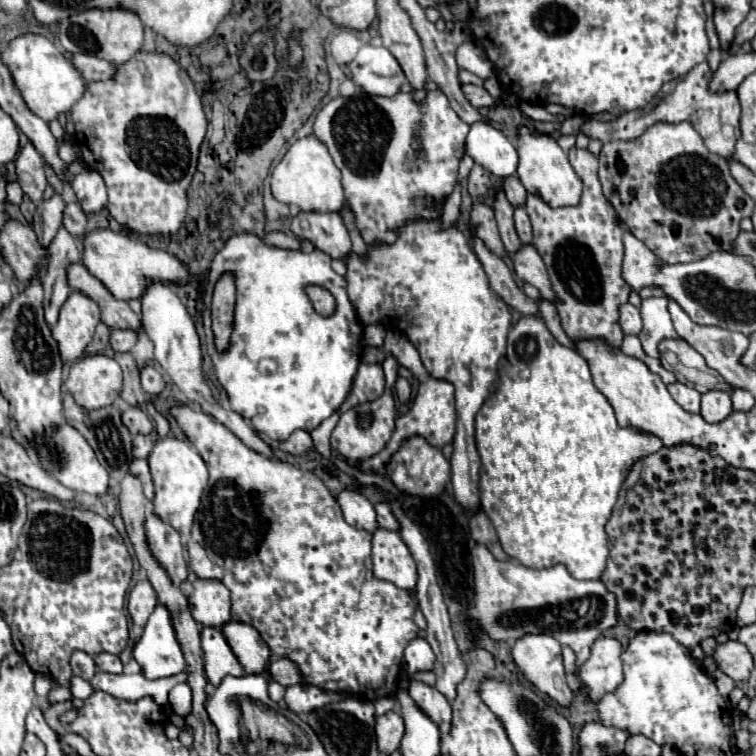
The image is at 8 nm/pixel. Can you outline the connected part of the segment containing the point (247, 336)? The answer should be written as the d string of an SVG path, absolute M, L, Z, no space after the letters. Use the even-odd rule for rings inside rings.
M235 234L231 236L225 246L217 252L217 256L211 262L209 270L209 284L205 292L205 312L203 312L203 324L205 324L205 334L207 334L207 352L213 360L215 366L215 376L219 384L225 388L231 410L245 416L257 432L267 434L269 438L283 442L289 438L291 432L297 428L303 428L307 432L315 430L325 418L329 418L343 400L347 398L353 376L359 366L359 356L361 356L361 336L363 336L363 324L357 318L357 312L353 310L349 298L347 298L347 282L343 276L333 272L331 268L331 258L321 252L313 250L311 254L305 252L291 252L283 250L271 244L265 244L263 238L255 234ZM223 274L233 274L235 288L237 288L237 304L235 304L235 316L233 316L233 332L229 338L227 350L219 352L215 346L215 336L211 330L211 292L217 280ZM309 284L317 284L333 294L337 300L335 314L325 318L319 316L313 310L313 304L309 296L305 294L305 288ZM271 360L275 370L265 372L259 362Z

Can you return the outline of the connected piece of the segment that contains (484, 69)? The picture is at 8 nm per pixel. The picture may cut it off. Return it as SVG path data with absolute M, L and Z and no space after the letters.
M463 42L457 48L457 66L465 68L473 74L477 74L479 78L487 80L493 76L493 64L489 62L489 58L485 56L485 52L475 44L475 42Z

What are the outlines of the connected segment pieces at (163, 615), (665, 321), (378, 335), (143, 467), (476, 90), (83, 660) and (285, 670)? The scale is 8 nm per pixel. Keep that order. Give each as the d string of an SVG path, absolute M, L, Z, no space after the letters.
M157 604L145 624L141 640L133 648L133 656L151 680L179 674L187 668L181 644L177 640L171 614L165 604Z
M667 298L643 300L641 318L643 318L643 330L639 332L639 340L643 344L643 350L647 356L657 358L659 356L657 344L663 338L679 338L667 312Z
M365 326L365 340L369 346L383 346L385 328L381 326Z
M133 460L131 464L131 472L137 474L143 482L143 488L145 488L145 496L149 500L153 500L153 480L151 480L151 474L149 474L149 466L147 466L147 460Z
M461 84L461 90L465 94L465 98L471 102L473 108L481 108L481 106L495 106L495 100L489 96L489 92L481 86L475 84Z
M73 652L71 668L73 668L75 676L81 676L85 680L91 680L95 676L95 672L97 672L95 660L87 652Z
M283 658L283 660L277 660L269 666L269 672L271 672L271 678L283 686L291 686L291 684L299 684L301 682L301 674L299 674L299 668Z

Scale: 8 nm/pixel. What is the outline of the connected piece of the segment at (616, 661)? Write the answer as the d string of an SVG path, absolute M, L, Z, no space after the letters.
M599 636L593 642L589 660L581 666L579 676L587 696L595 702L599 702L603 694L613 692L623 680L621 642L609 636Z

